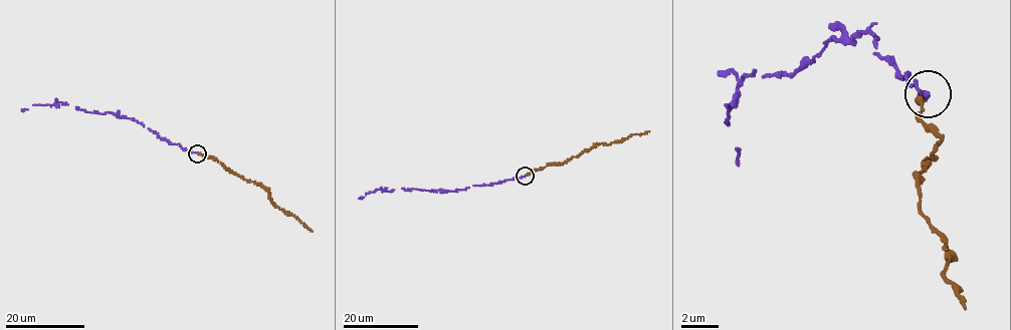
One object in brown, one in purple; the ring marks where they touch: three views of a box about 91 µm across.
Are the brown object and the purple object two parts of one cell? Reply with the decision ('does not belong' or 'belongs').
belongs

